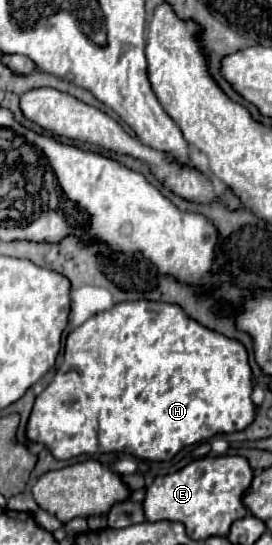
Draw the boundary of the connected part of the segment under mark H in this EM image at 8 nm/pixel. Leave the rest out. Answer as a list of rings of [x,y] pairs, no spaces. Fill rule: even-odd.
[[[120,302],[114,304],[110,310],[98,312],[92,318],[88,318],[82,326],[74,328],[64,346],[64,360],[60,368],[56,370],[52,382],[42,390],[42,394],[36,396],[32,414],[26,424],[26,438],[30,442],[42,442],[50,454],[56,460],[68,460],[80,454],[132,454],[136,458],[144,460],[170,460],[174,458],[184,446],[190,446],[194,442],[202,442],[212,438],[214,434],[228,434],[236,430],[244,430],[254,420],[254,404],[250,400],[252,394],[252,372],[248,364],[248,354],[244,346],[236,340],[224,338],[222,334],[216,334],[204,326],[200,326],[196,320],[188,318],[184,310],[176,304],[164,304],[164,302]]]

